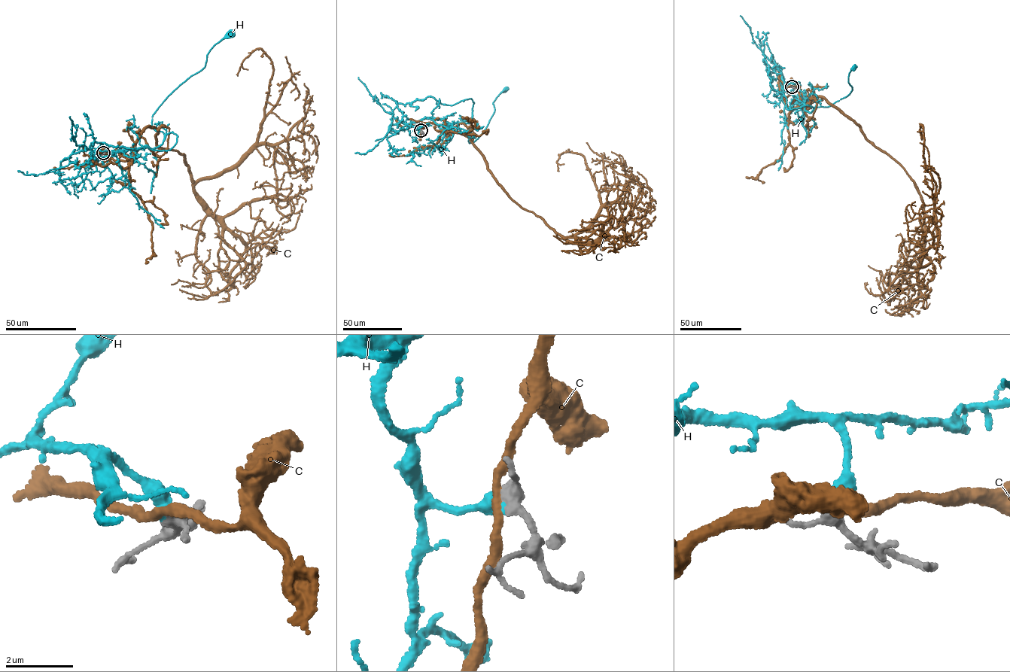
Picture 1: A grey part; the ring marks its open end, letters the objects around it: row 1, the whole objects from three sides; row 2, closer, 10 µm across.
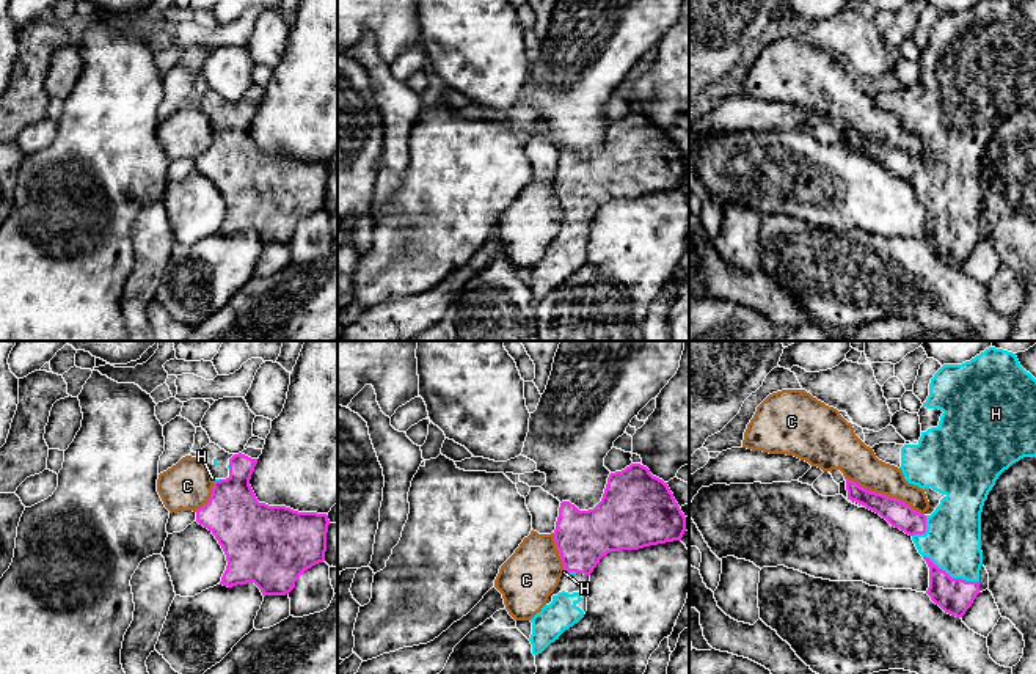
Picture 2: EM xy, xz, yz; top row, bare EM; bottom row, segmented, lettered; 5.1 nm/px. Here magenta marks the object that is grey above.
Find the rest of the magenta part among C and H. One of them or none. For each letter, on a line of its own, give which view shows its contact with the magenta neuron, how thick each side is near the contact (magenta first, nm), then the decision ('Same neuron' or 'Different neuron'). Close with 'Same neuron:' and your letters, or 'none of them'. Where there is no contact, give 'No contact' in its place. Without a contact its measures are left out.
C: Touches magenta in yz. Thickness 140 nm (magenta) against 200 nm. Different neuron
H: Touches magenta in yz. Thickness 190 nm (magenta) against 280 nm. Same neuron
Same neuron: H

